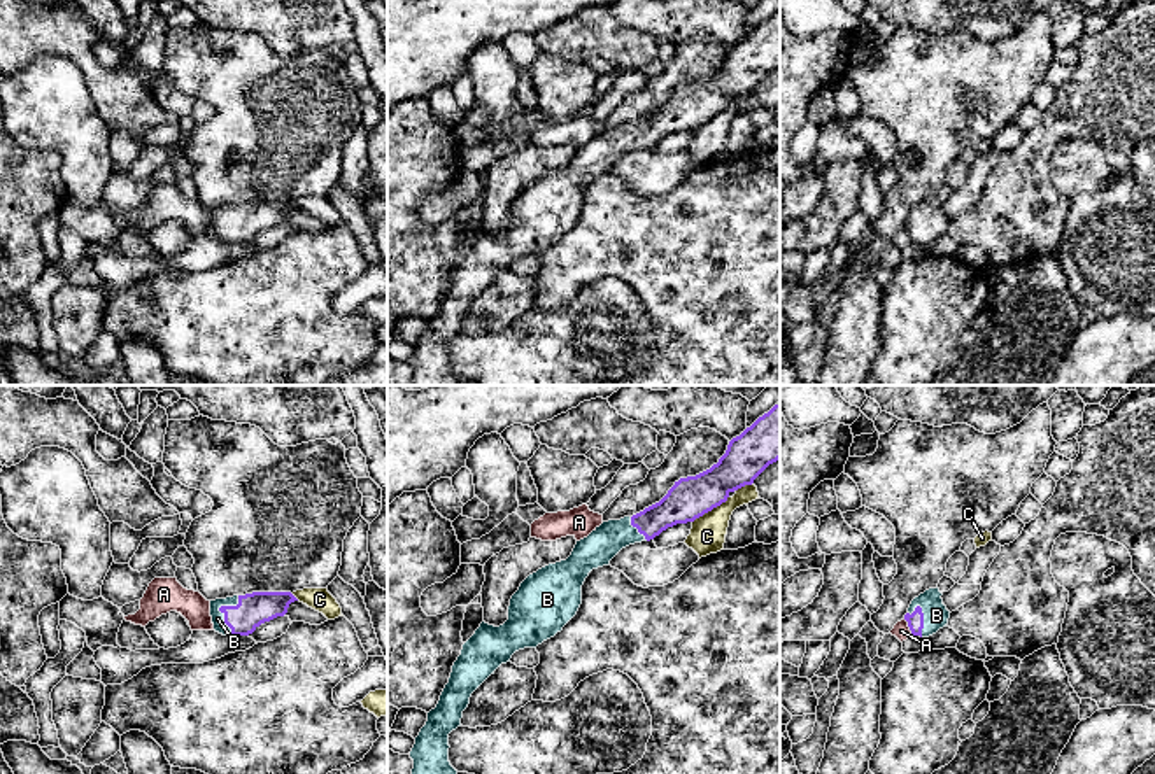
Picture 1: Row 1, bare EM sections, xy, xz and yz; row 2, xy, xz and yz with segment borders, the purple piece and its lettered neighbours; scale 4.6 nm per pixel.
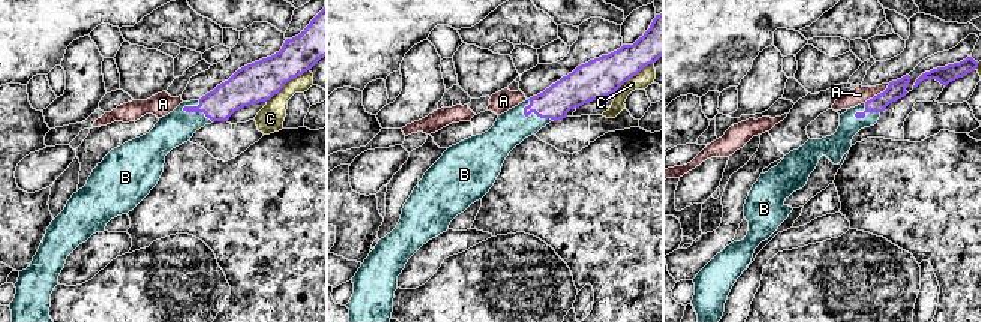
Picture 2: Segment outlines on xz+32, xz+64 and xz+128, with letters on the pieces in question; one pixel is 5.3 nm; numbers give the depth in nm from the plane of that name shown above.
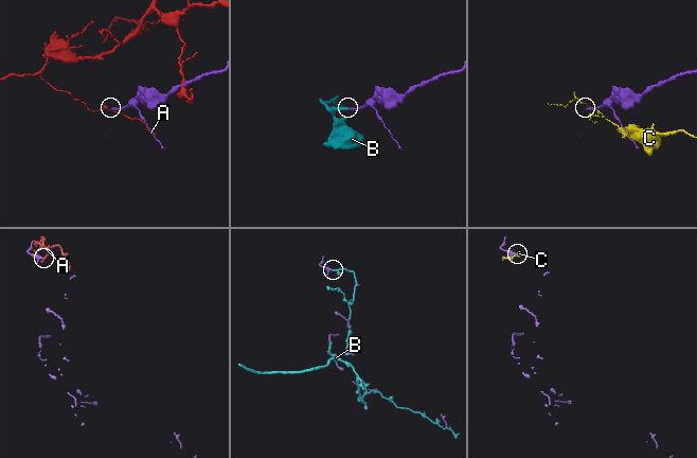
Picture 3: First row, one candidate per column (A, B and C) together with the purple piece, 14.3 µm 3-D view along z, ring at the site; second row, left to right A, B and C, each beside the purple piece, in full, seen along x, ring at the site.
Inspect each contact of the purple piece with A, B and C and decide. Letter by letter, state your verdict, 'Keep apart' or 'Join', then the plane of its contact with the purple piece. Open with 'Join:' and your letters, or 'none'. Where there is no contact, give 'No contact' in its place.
Join: B
A: Keep apart. Touches purple in yz
B: Join. Touches purple in xy
C: Keep apart. Touches purple in xz

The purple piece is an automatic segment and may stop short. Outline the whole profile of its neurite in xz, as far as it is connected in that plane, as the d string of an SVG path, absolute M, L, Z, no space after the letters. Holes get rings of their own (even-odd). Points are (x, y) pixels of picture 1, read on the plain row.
M780 9L733 46L710 77L680 86L659 110L633 124L603 130L577 149L566 168L529 182L510 207L508 228L500 235L482 229L463 252L436 315L415 345L412 385L457 385L449 369L449 341L461 334L471 301L515 259L536 256L563 238L582 212L582 193L592 177L608 173L629 152L694 130L726 110L731 100L752 93L778 67Z

